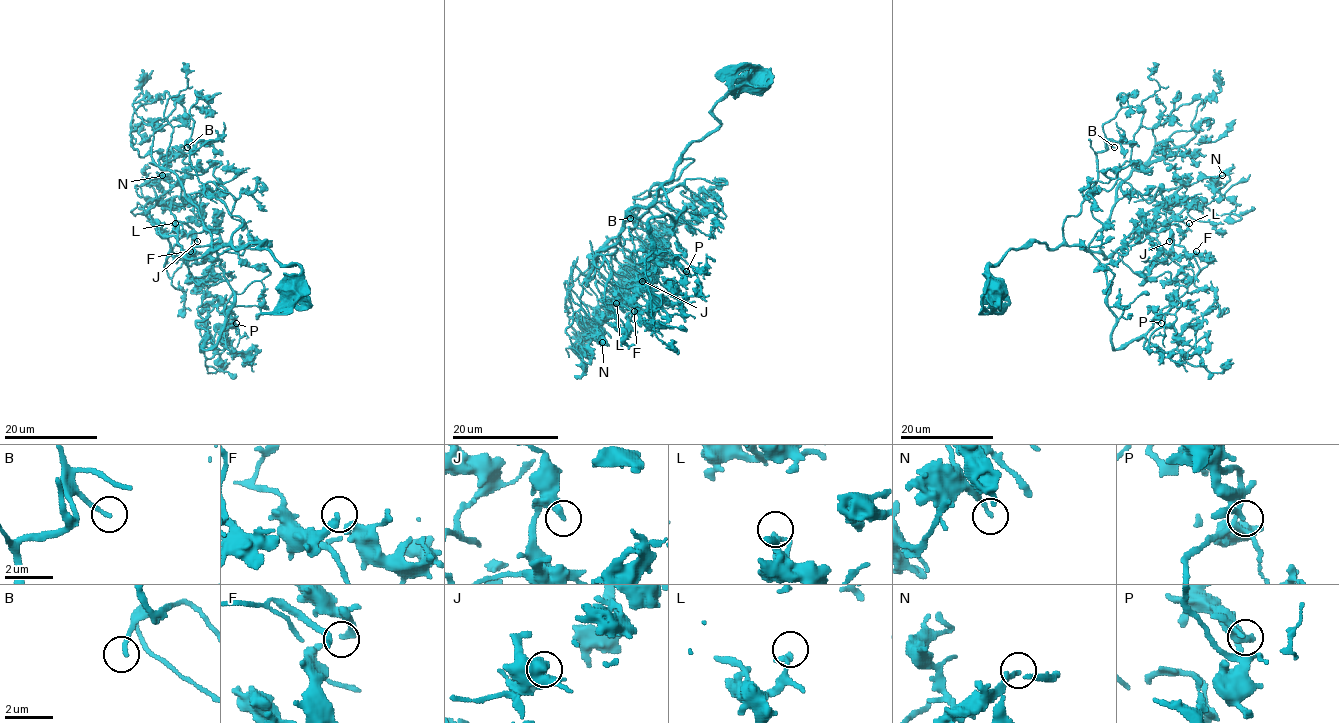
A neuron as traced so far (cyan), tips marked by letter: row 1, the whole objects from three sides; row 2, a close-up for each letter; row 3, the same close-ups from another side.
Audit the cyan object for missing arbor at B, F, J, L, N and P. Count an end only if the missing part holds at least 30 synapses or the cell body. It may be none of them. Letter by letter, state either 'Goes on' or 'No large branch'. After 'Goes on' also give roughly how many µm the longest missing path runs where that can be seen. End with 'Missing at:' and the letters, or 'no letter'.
B: Goes on. Missing length about 10 µm
F: No large branch
J: No large branch
L: Goes on. Missing length about 35 µm
N: No large branch
P: No large branch
Missing at: B, L

